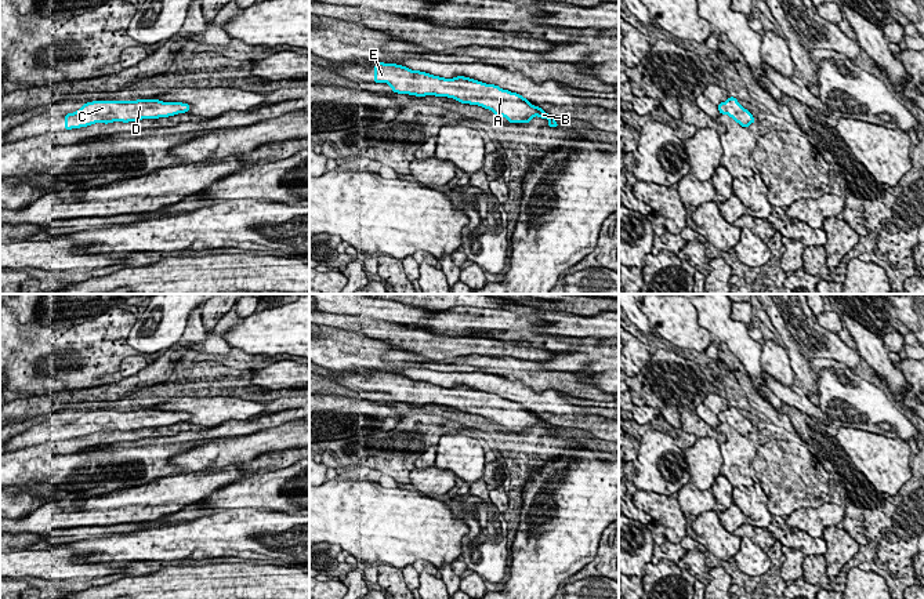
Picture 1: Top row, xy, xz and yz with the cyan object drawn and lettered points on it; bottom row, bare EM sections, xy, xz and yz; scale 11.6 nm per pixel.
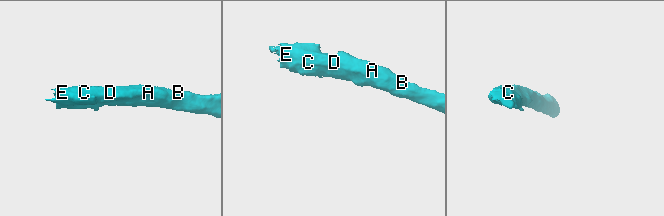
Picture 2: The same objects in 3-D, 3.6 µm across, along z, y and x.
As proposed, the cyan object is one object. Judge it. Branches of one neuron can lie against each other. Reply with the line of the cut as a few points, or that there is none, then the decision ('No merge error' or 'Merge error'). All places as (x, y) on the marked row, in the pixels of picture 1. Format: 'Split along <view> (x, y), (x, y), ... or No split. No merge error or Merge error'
No split. No merge error

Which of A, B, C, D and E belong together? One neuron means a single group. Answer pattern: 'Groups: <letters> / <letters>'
Groups: A B C D E

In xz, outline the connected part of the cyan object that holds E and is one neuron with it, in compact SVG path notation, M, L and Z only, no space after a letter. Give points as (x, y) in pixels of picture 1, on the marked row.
M377 62L373 83L387 83L392 92L398 94L447 97L461 104L483 106L510 123L532 123L530 120L539 116L550 120L548 127L559 127L557 117L532 105L522 95L464 76L445 79L396 63Z

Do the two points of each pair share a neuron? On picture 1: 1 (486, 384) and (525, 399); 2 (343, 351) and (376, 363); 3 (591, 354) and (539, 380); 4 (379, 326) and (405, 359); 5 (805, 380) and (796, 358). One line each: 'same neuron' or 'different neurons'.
1: same neuron
2: same neuron
3: different neurons
4: different neurons
5: same neuron

